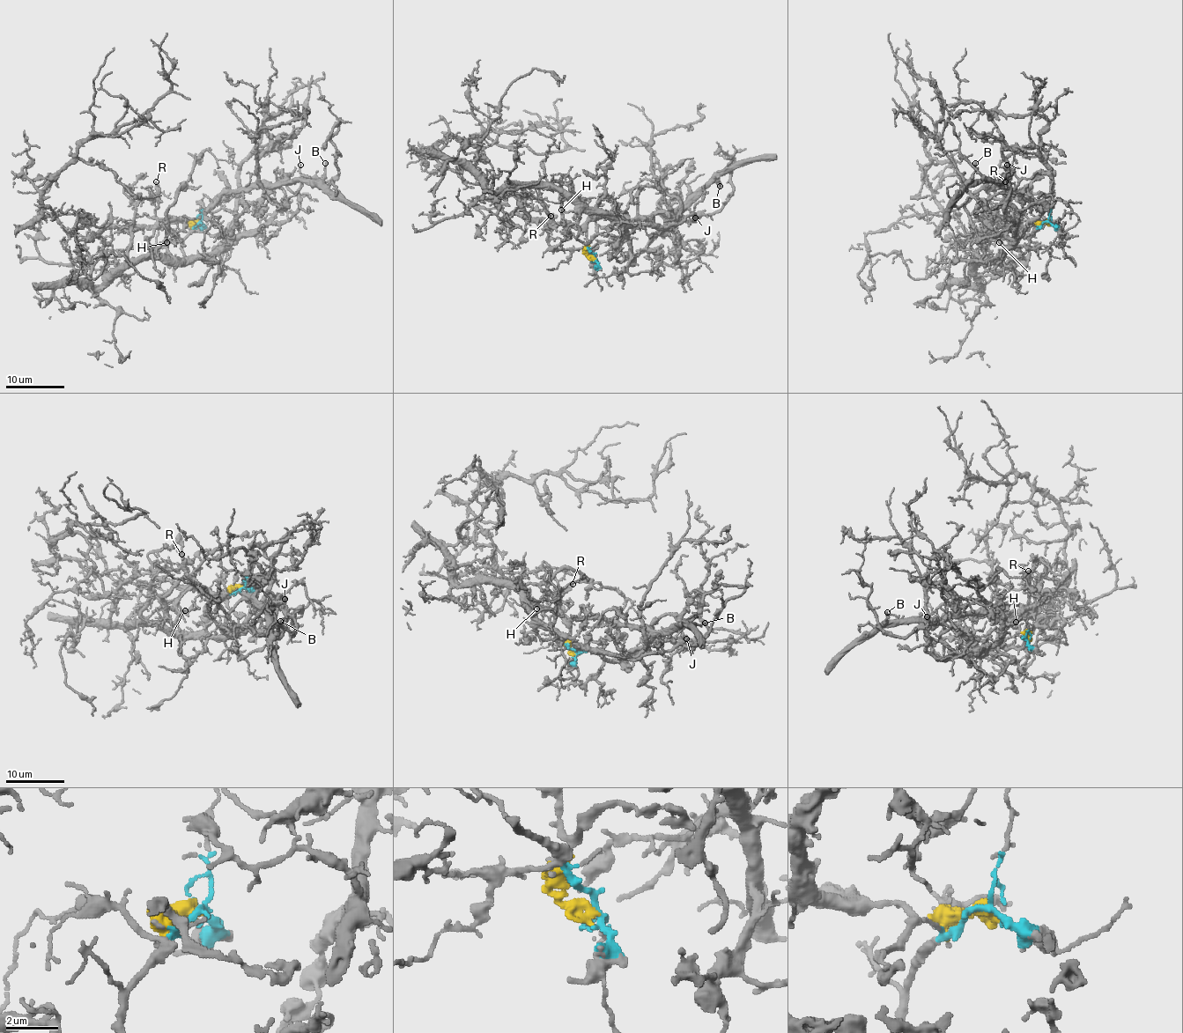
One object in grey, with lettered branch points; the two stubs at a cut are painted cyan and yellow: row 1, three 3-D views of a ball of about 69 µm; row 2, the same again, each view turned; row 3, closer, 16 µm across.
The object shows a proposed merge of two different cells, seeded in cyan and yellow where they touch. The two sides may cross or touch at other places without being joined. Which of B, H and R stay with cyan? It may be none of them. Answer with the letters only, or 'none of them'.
H

